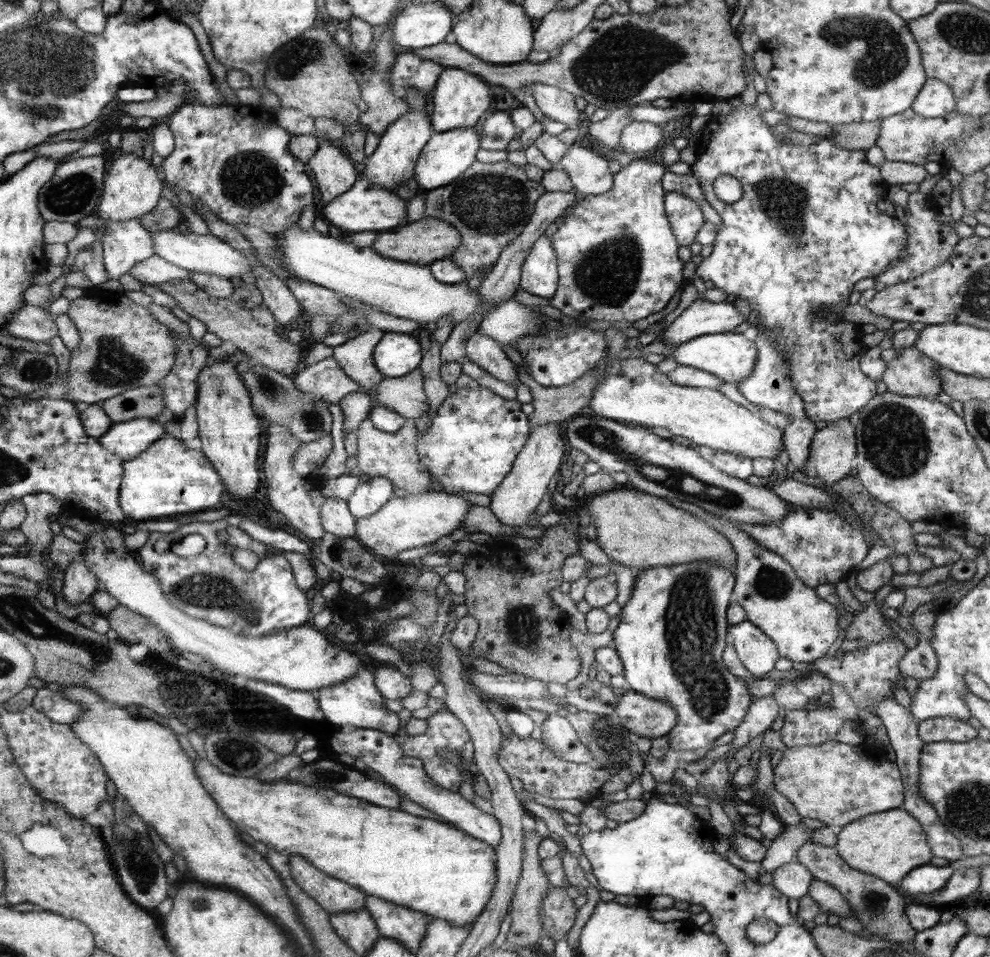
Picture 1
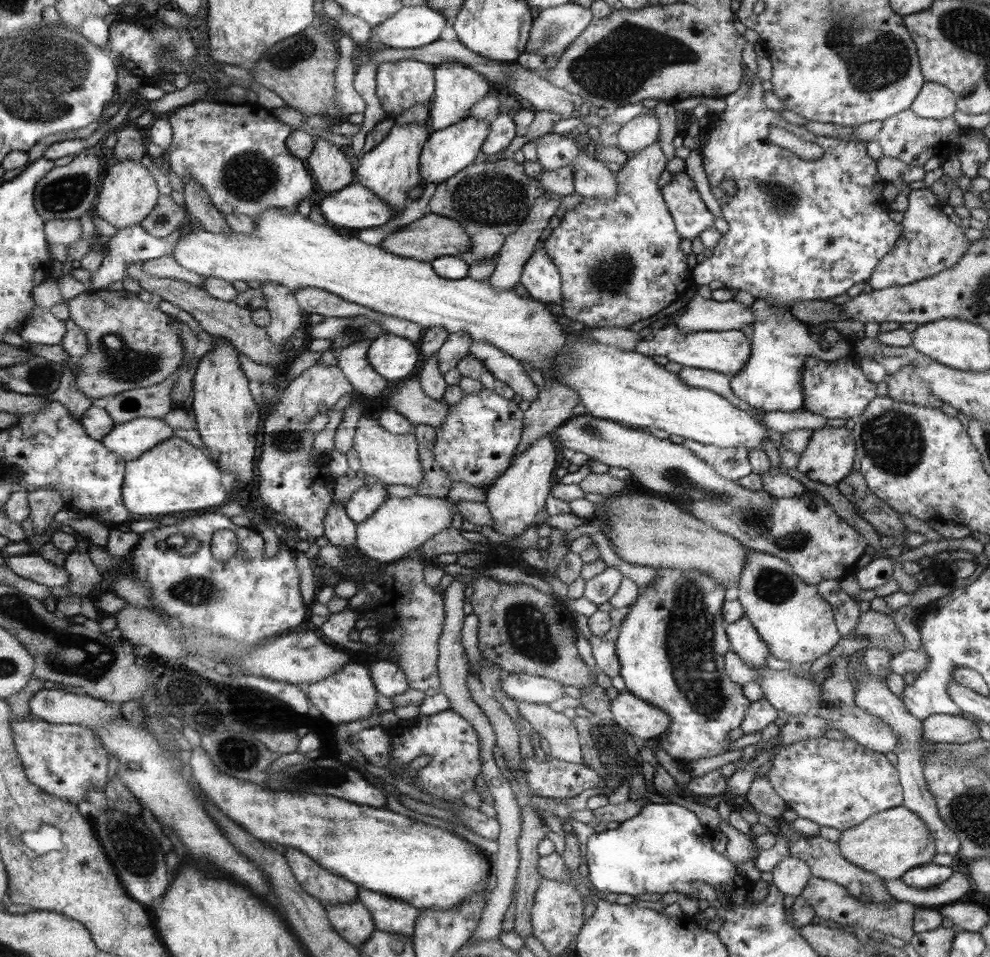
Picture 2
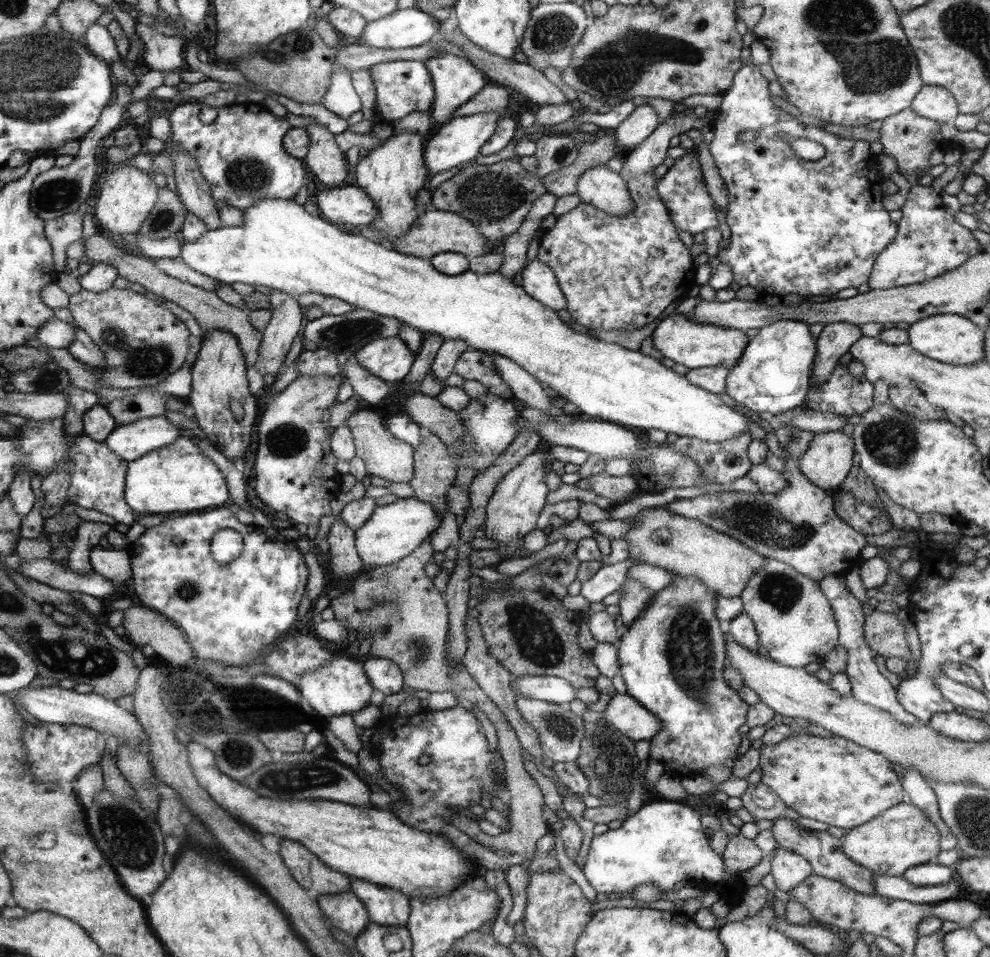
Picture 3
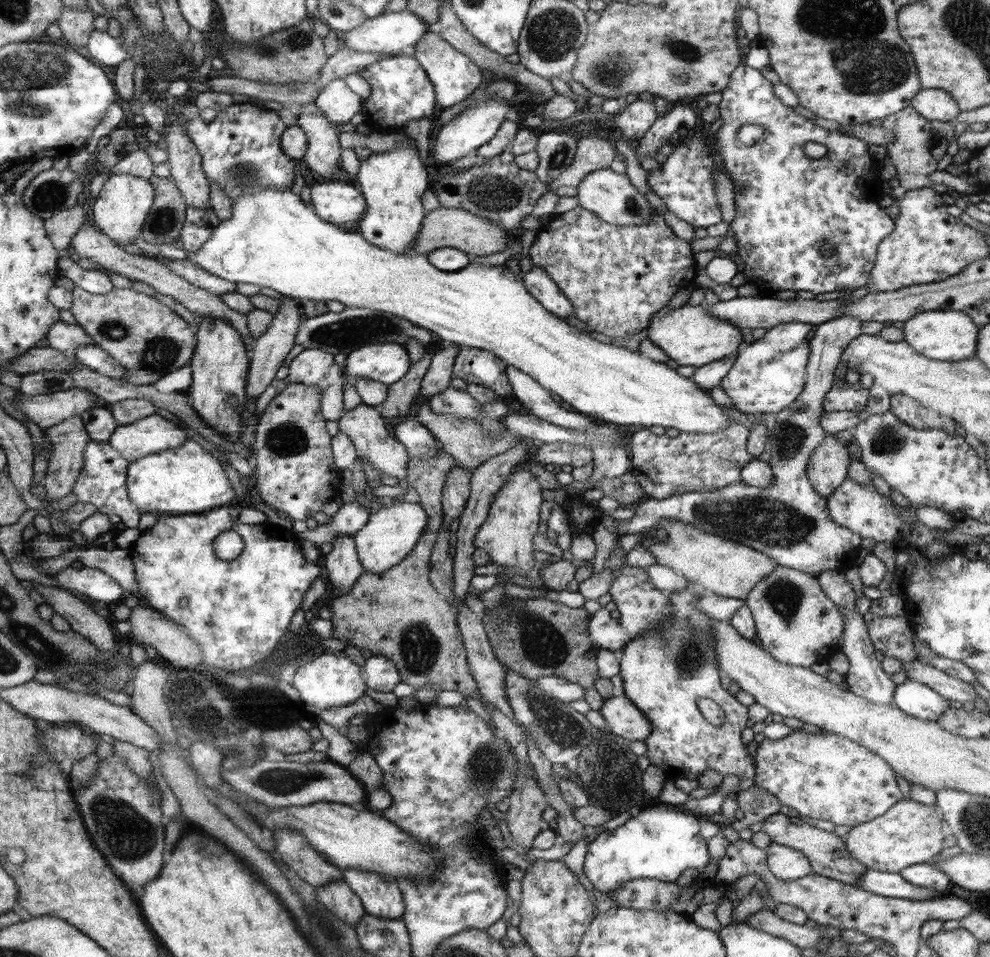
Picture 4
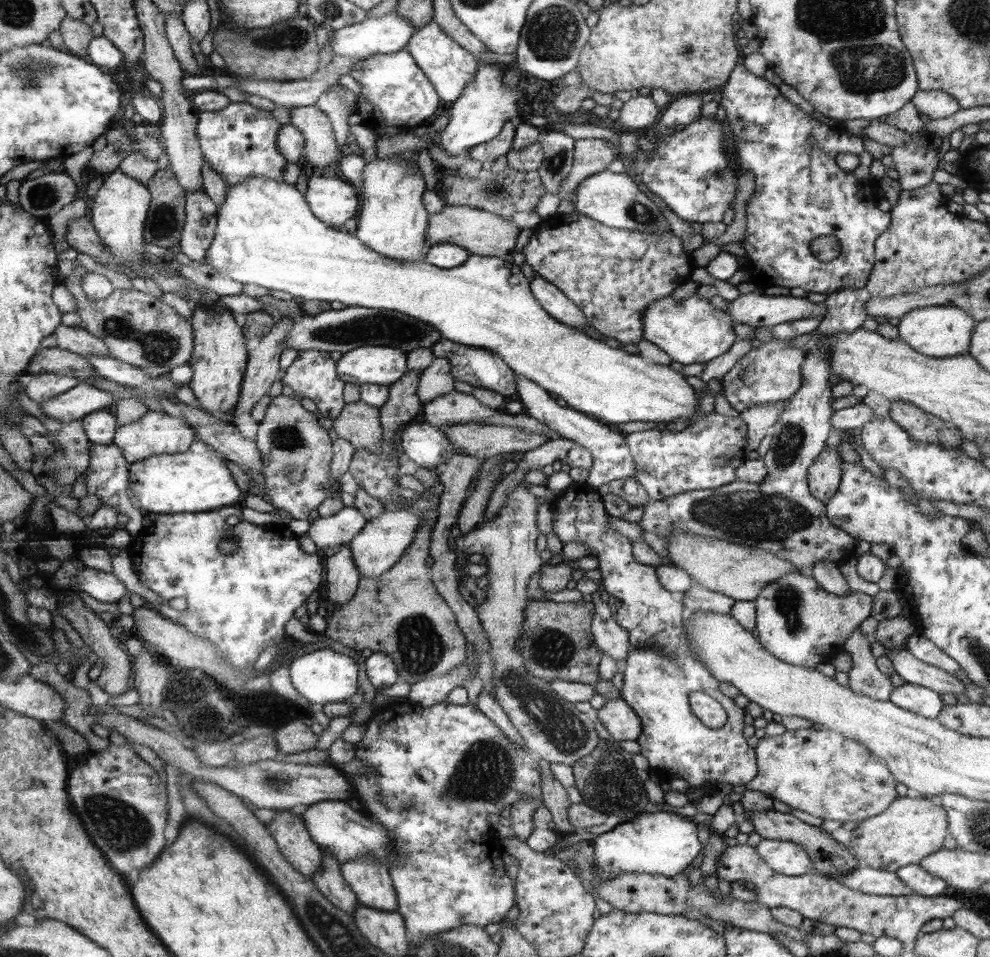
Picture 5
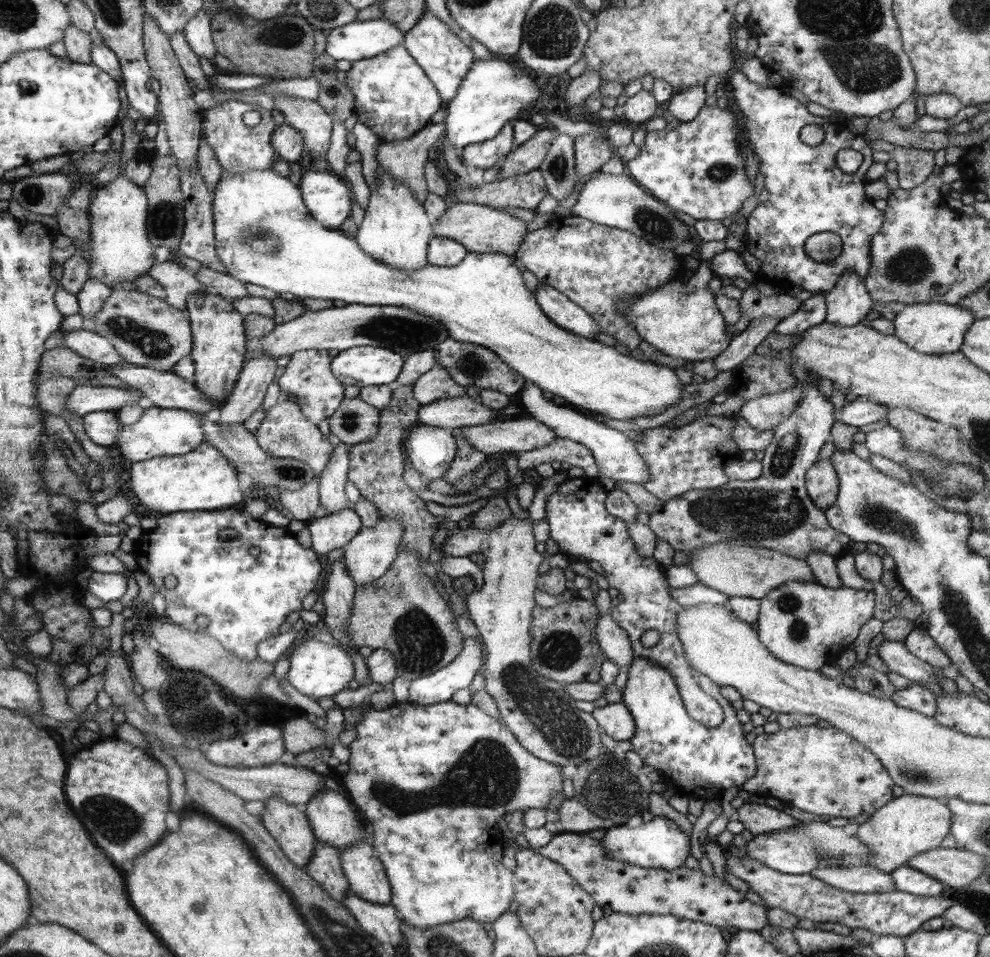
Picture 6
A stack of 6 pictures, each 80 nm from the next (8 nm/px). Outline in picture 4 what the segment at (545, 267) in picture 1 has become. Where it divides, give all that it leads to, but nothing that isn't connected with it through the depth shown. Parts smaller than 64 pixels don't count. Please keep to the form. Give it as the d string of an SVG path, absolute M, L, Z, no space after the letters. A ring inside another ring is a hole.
M534 266L530 272L523 275L526 290L534 295L534 298L549 310L556 314L558 318L568 318L575 314L575 308L570 299L566 296L561 288L550 279L544 269Z

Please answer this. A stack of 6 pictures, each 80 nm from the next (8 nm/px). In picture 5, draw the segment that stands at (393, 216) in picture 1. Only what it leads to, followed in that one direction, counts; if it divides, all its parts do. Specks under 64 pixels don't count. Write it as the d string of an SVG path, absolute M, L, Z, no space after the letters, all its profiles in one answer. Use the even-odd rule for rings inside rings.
M315 171L306 186L305 199L322 223L343 229L346 220L360 216L357 188L353 184L338 180L336 175L317 176Z

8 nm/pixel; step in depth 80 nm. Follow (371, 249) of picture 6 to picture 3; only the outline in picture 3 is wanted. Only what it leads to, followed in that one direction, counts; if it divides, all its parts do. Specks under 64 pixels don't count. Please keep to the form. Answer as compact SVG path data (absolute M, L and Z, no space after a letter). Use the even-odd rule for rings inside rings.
M414 133L393 134L384 144L361 158L355 167L353 184L368 192L370 199L374 200L381 210L381 217L370 226L386 234L388 242L392 243L406 234L422 214L419 213L421 206L416 202L416 195L424 189L428 180L424 153L425 140L422 136Z

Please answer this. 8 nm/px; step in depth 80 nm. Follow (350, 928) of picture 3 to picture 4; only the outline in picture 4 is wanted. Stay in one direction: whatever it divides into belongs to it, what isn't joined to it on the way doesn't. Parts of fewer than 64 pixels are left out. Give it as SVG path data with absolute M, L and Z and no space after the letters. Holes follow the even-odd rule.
M342 879L317 886L316 891L319 896L318 902L326 905L334 914L351 925L355 926L366 914L359 896Z

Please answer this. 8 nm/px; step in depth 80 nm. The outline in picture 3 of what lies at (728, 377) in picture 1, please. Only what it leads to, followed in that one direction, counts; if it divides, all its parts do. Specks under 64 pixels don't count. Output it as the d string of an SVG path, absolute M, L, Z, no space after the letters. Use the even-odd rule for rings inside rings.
M670 313L656 326L651 334L652 344L666 358L688 368L727 366L729 370L741 360L749 344L746 332L723 326L714 326L694 321L688 314Z

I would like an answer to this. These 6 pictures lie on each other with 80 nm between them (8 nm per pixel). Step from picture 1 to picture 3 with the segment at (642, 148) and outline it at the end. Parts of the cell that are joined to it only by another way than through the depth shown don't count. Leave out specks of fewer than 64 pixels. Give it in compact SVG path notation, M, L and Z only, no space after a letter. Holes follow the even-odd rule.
M651 105L635 106L629 116L614 129L617 147L624 154L636 150L646 138L653 136L658 125L658 114Z

